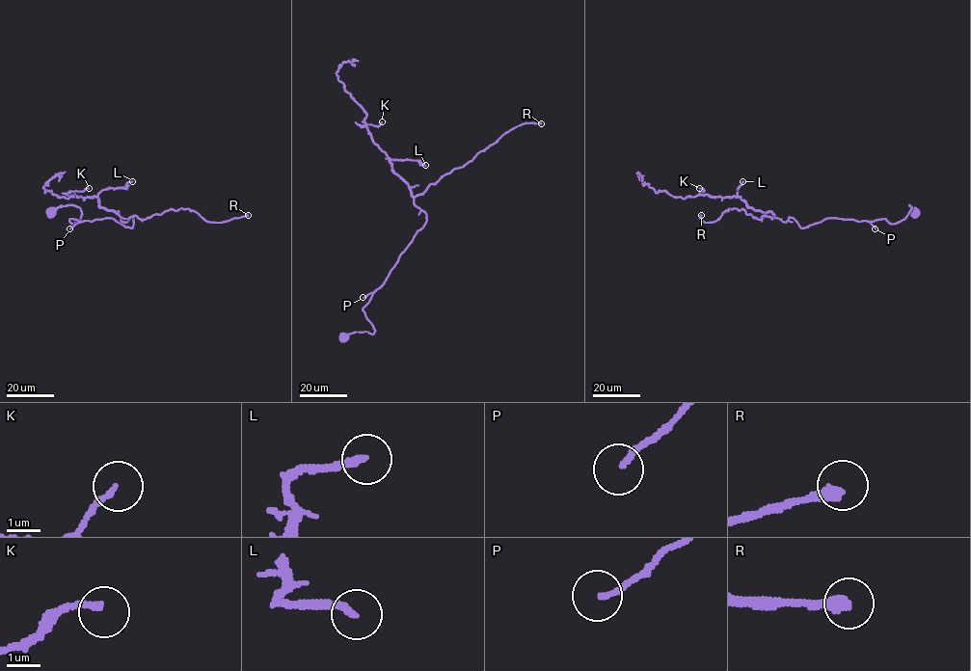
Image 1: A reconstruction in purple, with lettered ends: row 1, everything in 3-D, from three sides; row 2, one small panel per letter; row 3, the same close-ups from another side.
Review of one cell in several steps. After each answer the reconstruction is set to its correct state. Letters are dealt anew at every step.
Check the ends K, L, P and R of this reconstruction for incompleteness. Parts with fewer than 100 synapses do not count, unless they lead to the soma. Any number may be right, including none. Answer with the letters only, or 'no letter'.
R

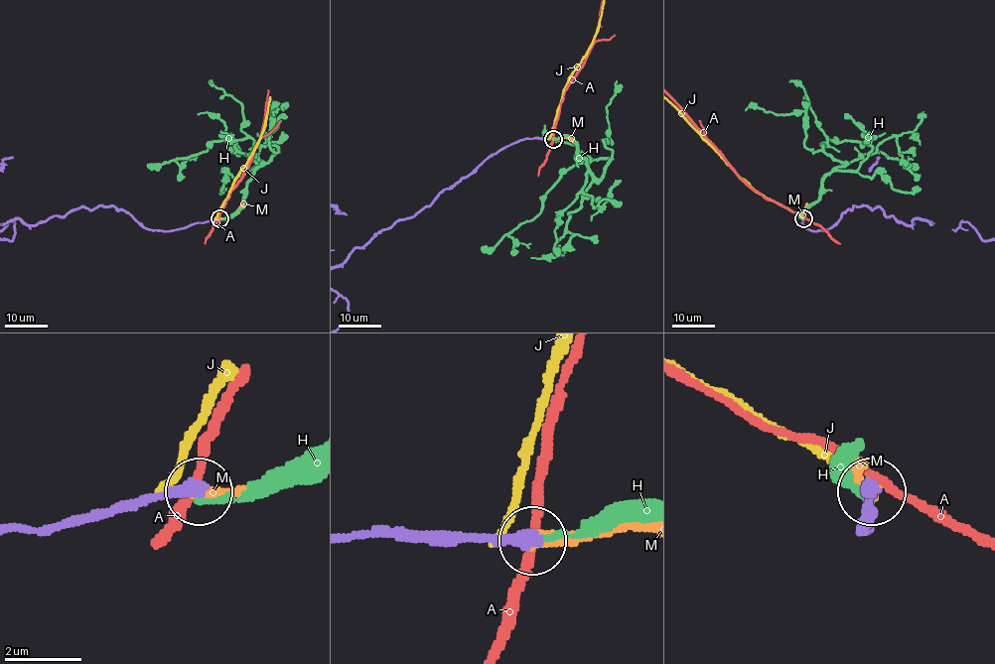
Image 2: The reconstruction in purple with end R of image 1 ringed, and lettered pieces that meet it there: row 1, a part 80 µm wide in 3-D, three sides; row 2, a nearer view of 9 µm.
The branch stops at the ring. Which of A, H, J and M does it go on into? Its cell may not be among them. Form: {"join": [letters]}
{"join": ["M"]}

